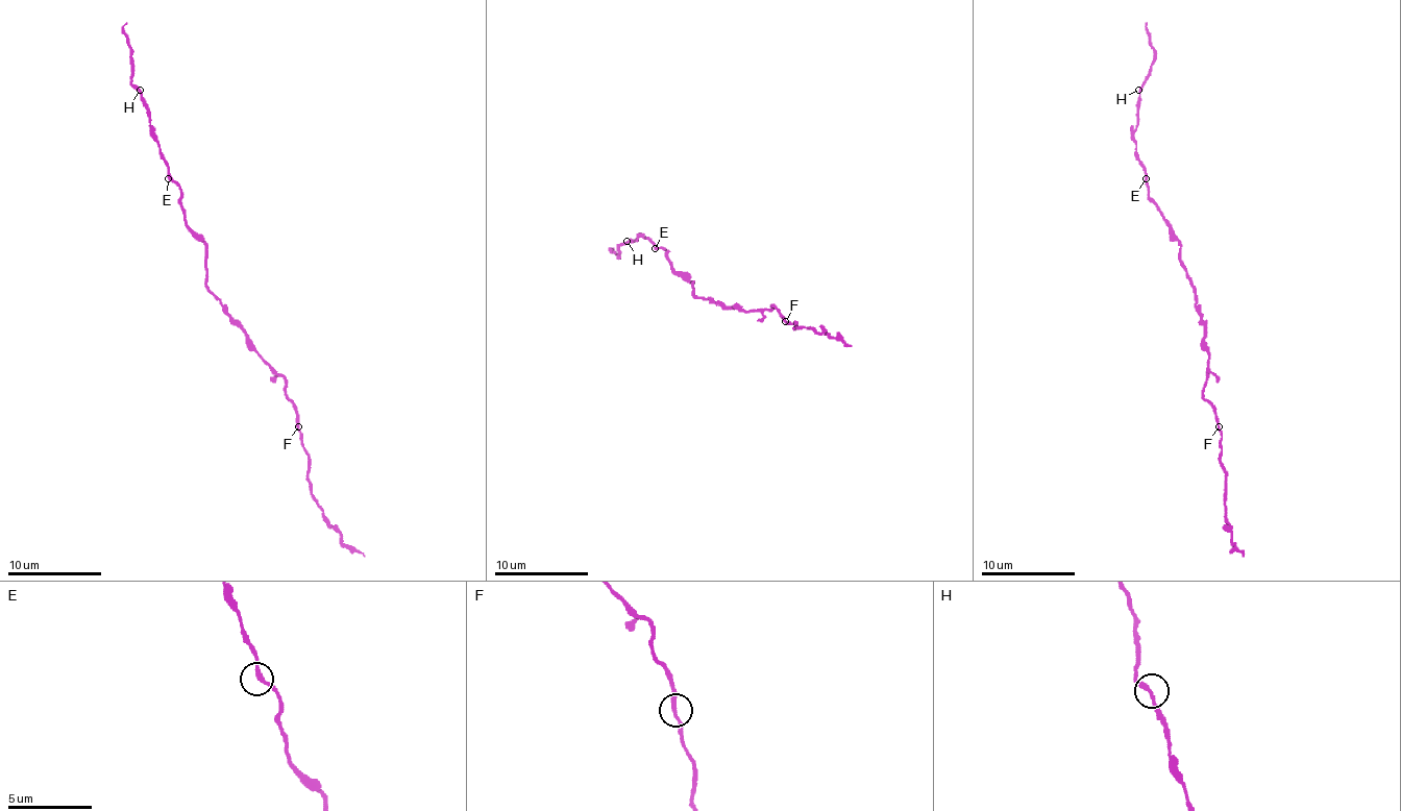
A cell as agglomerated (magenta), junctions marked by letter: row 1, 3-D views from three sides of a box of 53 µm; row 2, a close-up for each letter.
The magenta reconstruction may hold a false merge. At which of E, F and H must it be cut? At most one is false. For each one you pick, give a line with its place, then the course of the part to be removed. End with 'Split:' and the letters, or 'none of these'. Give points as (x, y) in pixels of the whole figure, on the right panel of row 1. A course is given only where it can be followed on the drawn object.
Split: none of these

